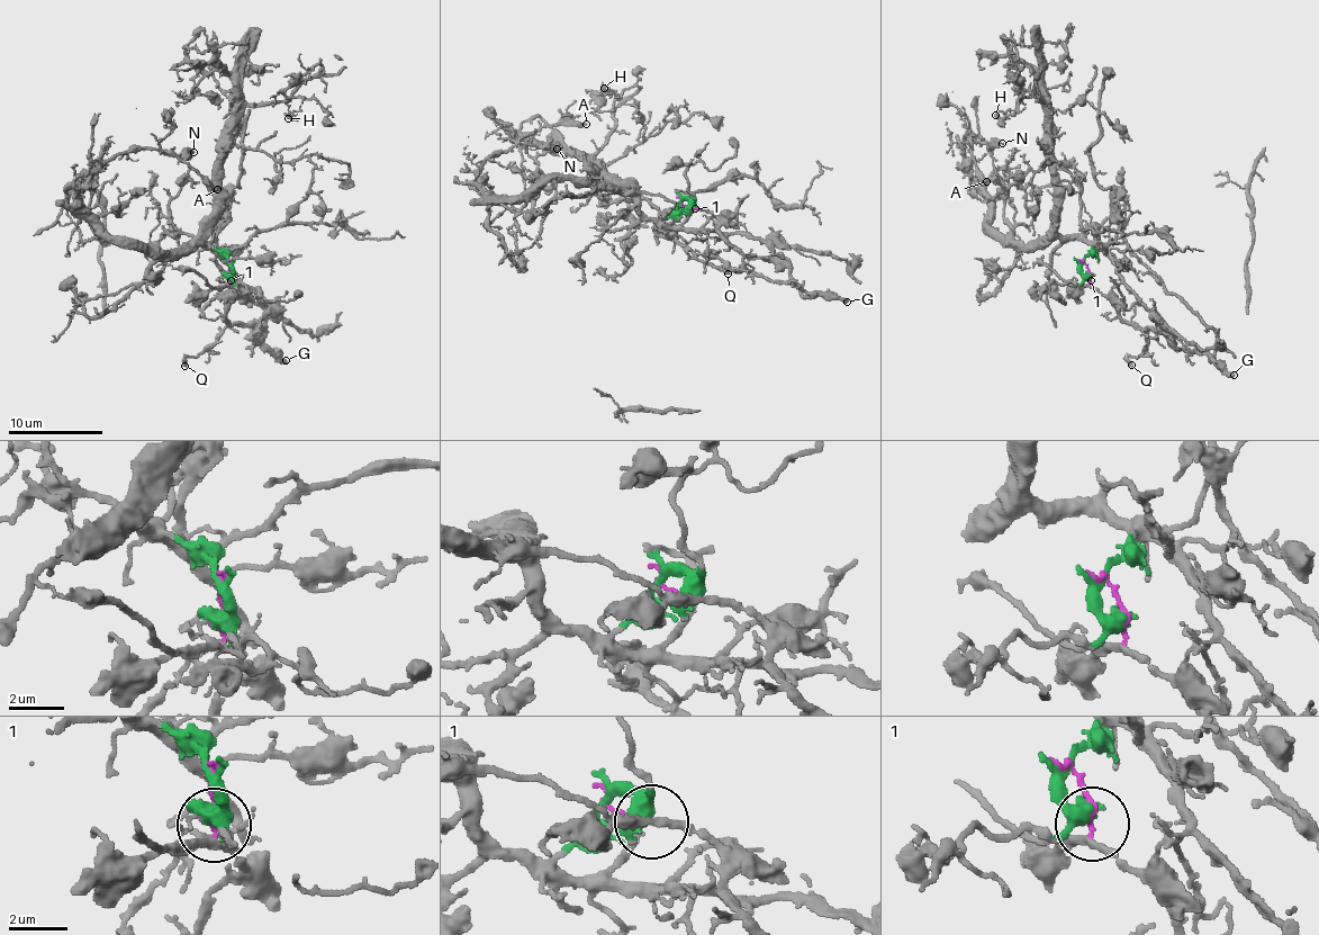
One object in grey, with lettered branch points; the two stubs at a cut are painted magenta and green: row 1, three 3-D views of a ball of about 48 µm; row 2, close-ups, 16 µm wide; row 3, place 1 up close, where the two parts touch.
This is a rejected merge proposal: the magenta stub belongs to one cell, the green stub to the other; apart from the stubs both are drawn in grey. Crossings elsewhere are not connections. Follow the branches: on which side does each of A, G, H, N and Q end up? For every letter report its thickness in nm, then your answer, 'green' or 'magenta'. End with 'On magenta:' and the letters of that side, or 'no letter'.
A: calibre 300 nm; green
G: calibre 340 nm; magenta
H: calibre 120 nm; green
N: calibre 380 nm; green
Q: calibre 280 nm; magenta
On magenta: G, Q

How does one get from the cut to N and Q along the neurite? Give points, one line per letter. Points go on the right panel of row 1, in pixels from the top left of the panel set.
N: (1082, 262), (1092, 242), (1026, 243), (986, 226), (991, 210), (972, 176), (965, 136), (1003, 144)
Q: (1082, 262), (1091, 284), (1108, 296), (1121, 316), (1144, 331), (1146, 347), (1140, 354), (1130, 356), (1132, 366)

